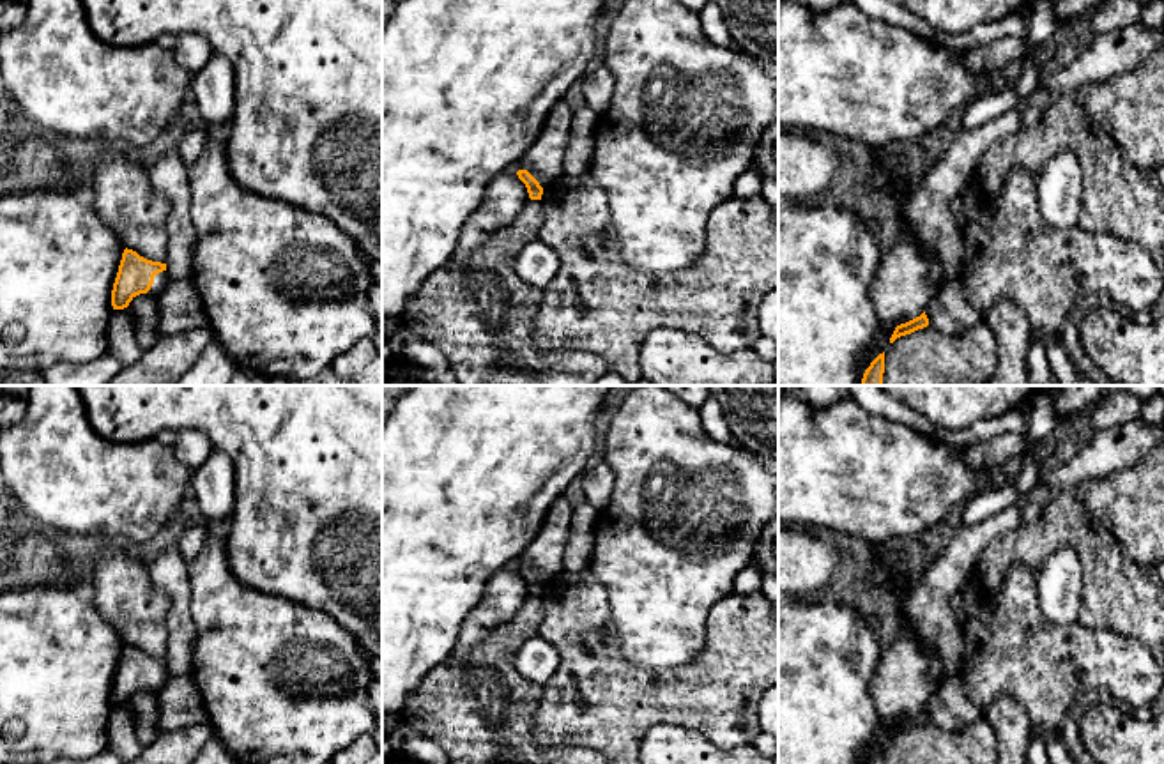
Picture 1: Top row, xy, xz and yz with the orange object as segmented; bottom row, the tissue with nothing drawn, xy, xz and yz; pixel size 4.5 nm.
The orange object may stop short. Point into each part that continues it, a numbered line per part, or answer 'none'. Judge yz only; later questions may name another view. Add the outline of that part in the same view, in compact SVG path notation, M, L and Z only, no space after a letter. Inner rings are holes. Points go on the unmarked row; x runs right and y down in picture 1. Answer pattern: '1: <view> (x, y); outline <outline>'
none

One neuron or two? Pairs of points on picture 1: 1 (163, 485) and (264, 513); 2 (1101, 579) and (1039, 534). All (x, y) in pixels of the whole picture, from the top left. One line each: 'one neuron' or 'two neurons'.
1: two neurons
2: one neuron

